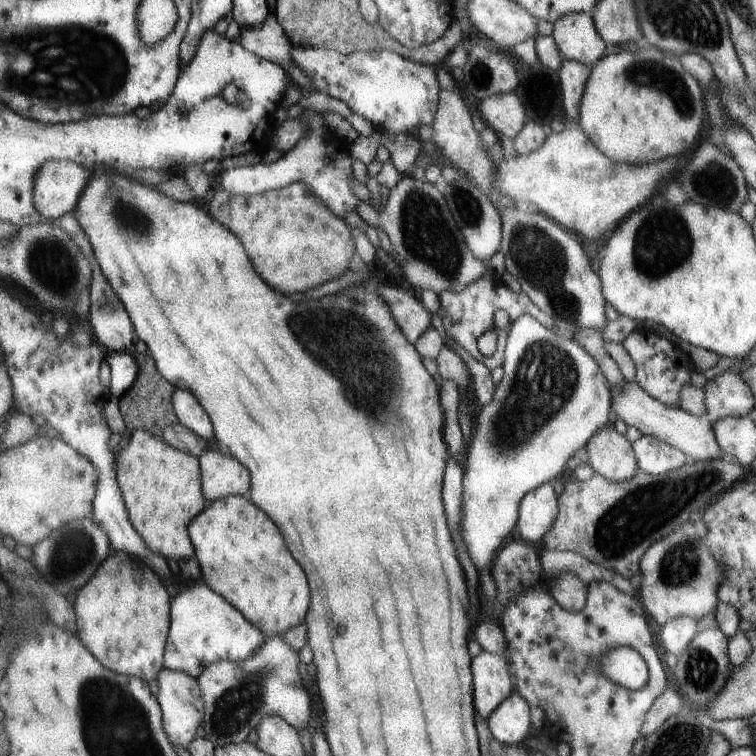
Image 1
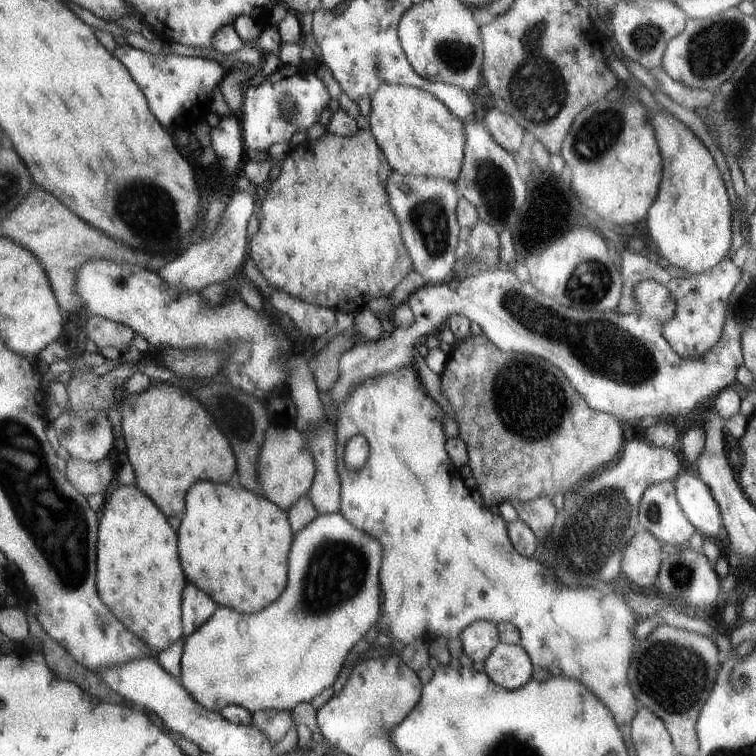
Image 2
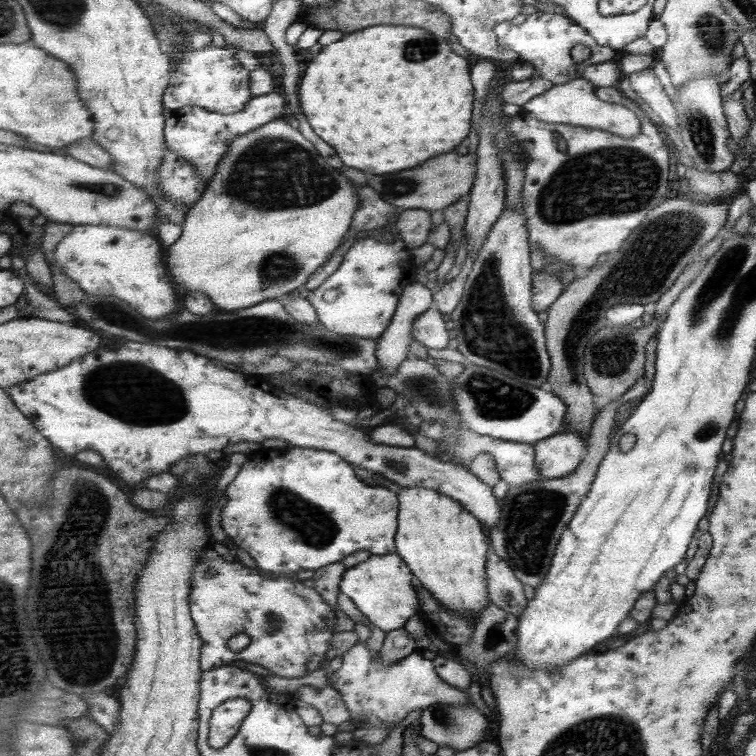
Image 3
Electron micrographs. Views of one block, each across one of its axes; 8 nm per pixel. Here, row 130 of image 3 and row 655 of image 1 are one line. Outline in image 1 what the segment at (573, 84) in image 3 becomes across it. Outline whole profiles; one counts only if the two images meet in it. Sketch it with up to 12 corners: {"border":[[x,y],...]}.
{"border":[[631,647],[610,651],[602,667],[629,690],[645,688],[647,661]]}

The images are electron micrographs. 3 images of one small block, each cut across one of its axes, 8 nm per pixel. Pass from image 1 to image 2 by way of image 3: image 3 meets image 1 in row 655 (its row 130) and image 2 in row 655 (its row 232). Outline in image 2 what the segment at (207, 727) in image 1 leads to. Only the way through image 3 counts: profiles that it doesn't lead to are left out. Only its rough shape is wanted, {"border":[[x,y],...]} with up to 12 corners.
{"border":[[296,533],[269,608],[186,637],[207,710],[292,712],[379,627],[381,544]]}

